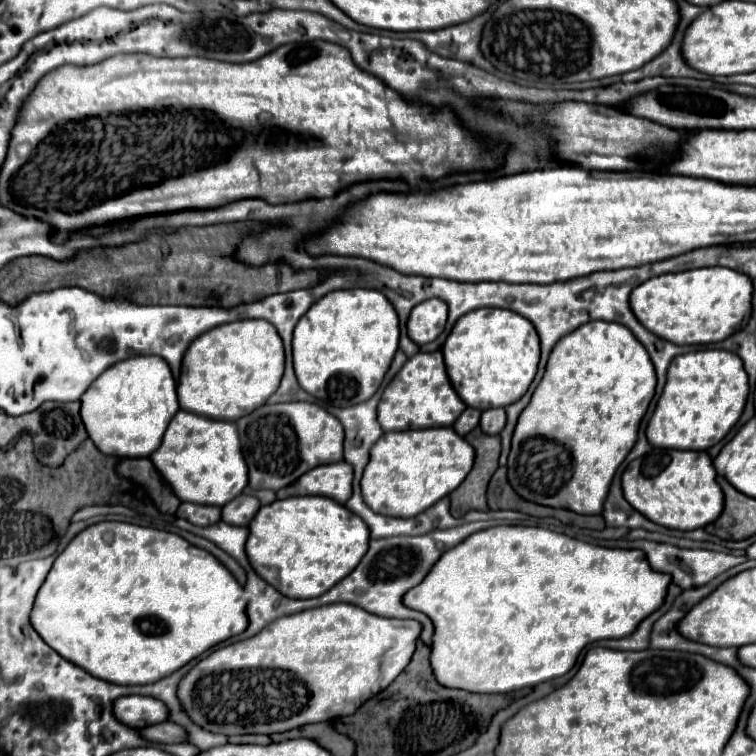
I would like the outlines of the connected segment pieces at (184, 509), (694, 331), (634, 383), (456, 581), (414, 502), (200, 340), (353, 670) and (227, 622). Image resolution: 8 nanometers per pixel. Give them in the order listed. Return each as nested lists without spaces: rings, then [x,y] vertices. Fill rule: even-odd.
[[[181,503],[177,517],[183,517],[187,521],[191,521],[193,525],[213,525],[221,519],[221,507],[213,507],[213,505],[197,505],[197,503]]]
[[[705,267],[681,273],[665,273],[641,283],[631,293],[635,317],[651,333],[675,345],[717,343],[747,325],[751,319],[753,279],[727,267]]]
[[[589,321],[559,339],[553,347],[545,375],[529,405],[521,411],[509,453],[509,483],[527,501],[561,507],[581,515],[599,515],[617,467],[637,441],[639,423],[655,395],[655,369],[635,335],[607,321]]]
[[[501,525],[501,527],[489,527],[483,531],[477,531],[469,535],[467,539],[463,539],[459,545],[445,551],[445,555],[439,557],[439,561],[431,567],[425,579],[403,595],[403,605],[425,613],[435,625],[433,645],[431,645],[431,667],[433,667],[435,679],[441,685],[465,689],[471,693],[509,693],[509,691],[523,689],[523,687],[535,687],[543,681],[565,675],[575,665],[581,649],[587,647],[589,643],[595,643],[601,639],[621,639],[623,635],[631,635],[631,629],[635,629],[643,621],[643,617],[659,609],[659,605],[665,599],[669,583],[671,583],[671,577],[659,571],[651,571],[651,567],[647,567],[647,559],[637,549],[597,547],[597,545],[591,545],[591,543],[585,543],[585,541],[579,541],[579,539],[573,539],[573,537],[567,537],[563,533],[555,533],[543,527]]]
[[[438,427],[427,429],[407,429],[407,431],[393,431],[383,433],[379,437],[379,443],[371,449],[371,459],[365,467],[363,479],[361,479],[361,493],[363,501],[379,515],[387,517],[415,517],[445,495],[449,495],[453,489],[461,485],[461,481],[467,477],[467,473],[473,467],[475,451],[473,447],[459,435],[455,435],[453,427]]]
[[[263,319],[223,323],[199,335],[195,343],[187,347],[177,385],[179,407],[209,419],[237,421],[261,407],[277,391],[283,369],[283,343],[271,323]]]
[[[333,603],[303,613],[279,617],[255,637],[231,643],[201,659],[177,687],[177,699],[189,719],[205,731],[223,735],[281,733],[307,723],[351,715],[371,695],[387,687],[409,663],[419,623],[411,619],[383,619],[349,603]]]
[[[103,521],[103,523],[89,525],[87,529],[77,533],[73,537],[73,541],[55,557],[53,567],[35,597],[29,619],[31,619],[33,629],[41,635],[41,639],[51,649],[55,649],[63,659],[83,667],[87,673],[91,673],[103,681],[111,681],[111,683],[119,683],[119,685],[143,685],[143,683],[153,683],[153,681],[163,679],[163,675],[177,671],[179,667],[183,667],[191,659],[199,657],[203,651],[211,649],[213,645],[217,645],[233,635],[243,633],[247,629],[247,613],[243,611],[243,607],[247,607],[247,593],[235,581],[235,577],[205,549],[191,545],[177,533],[141,527],[141,525],[133,525],[133,523],[121,523],[121,521]]]

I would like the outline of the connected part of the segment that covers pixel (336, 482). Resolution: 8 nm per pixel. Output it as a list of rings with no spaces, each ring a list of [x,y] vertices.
[[[345,461],[319,465],[307,471],[307,475],[301,475],[293,485],[279,489],[277,499],[293,495],[323,495],[337,503],[345,503],[351,497],[351,479],[353,467]]]

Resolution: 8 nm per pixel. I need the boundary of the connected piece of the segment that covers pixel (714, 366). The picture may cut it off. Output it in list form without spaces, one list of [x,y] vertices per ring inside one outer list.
[[[701,349],[677,355],[667,371],[667,383],[647,423],[653,447],[705,451],[719,443],[743,413],[749,381],[741,359],[723,349]]]

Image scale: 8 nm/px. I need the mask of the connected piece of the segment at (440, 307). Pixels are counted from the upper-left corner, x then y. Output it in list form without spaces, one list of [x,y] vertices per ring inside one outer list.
[[[429,299],[413,307],[407,319],[407,335],[413,343],[425,345],[439,337],[445,329],[447,305],[441,299]]]

